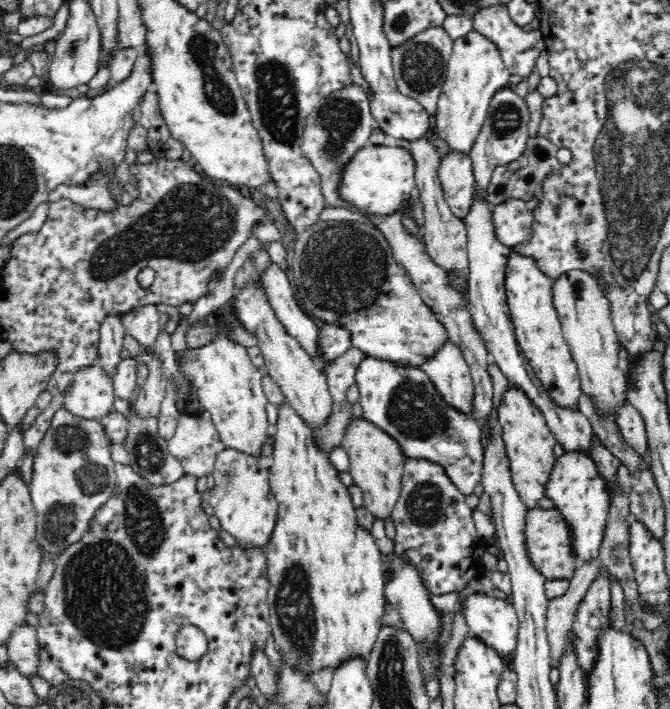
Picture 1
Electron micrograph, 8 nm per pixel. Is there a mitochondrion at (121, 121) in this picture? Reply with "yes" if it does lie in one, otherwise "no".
no

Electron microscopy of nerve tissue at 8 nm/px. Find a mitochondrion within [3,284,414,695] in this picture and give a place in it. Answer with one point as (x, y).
(108, 598)

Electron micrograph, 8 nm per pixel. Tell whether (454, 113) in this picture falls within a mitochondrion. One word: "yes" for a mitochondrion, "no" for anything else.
no

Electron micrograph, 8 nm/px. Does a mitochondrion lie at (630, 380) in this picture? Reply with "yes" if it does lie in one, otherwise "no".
no

